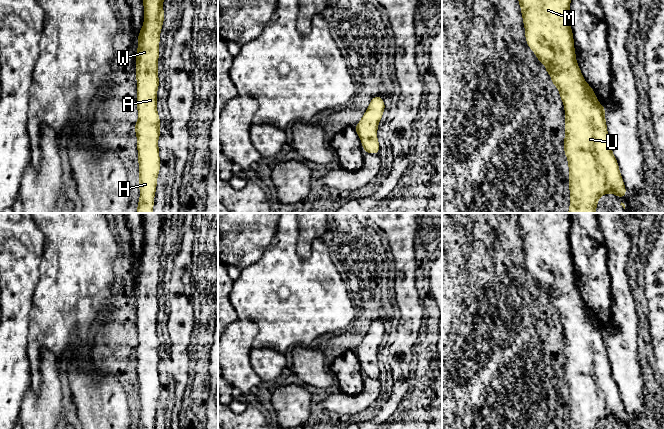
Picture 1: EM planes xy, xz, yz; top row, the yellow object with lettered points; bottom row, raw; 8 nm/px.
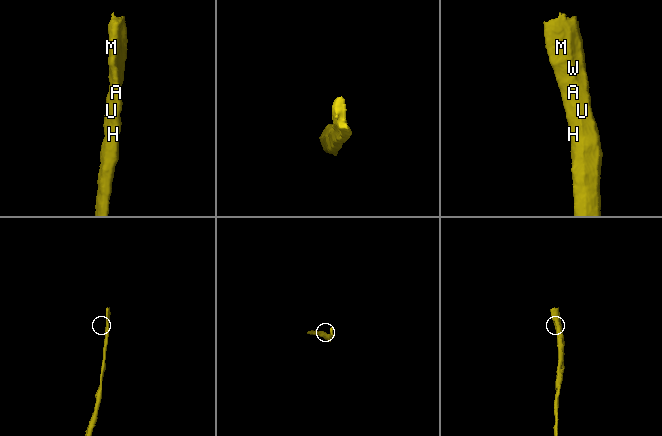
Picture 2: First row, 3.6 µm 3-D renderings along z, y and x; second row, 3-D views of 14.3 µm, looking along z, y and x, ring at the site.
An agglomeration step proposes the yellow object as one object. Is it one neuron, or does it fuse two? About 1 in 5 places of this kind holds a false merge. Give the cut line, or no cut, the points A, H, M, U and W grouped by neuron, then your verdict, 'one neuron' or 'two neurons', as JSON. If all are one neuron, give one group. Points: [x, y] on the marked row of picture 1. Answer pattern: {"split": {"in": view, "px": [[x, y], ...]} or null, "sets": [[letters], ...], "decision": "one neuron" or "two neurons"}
{"split": null, "sets": [["A", "H", "M", "U", "W"]], "decision": "one neuron"}

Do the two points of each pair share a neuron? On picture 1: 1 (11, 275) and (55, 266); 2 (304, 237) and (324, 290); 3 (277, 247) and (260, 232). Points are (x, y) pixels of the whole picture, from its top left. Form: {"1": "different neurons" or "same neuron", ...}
{"1": "different neurons", "2": "different neurons", "3": "different neurons"}

